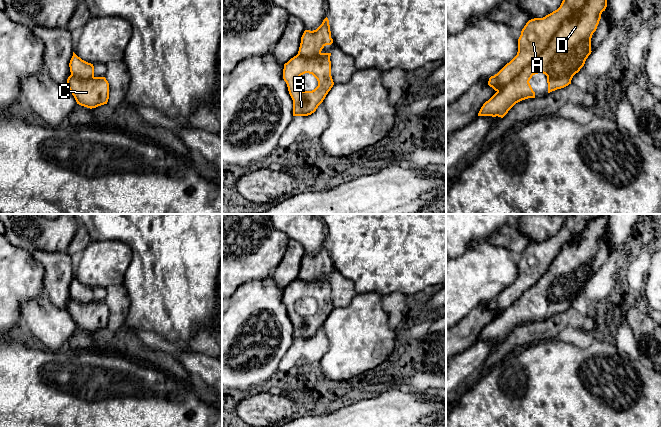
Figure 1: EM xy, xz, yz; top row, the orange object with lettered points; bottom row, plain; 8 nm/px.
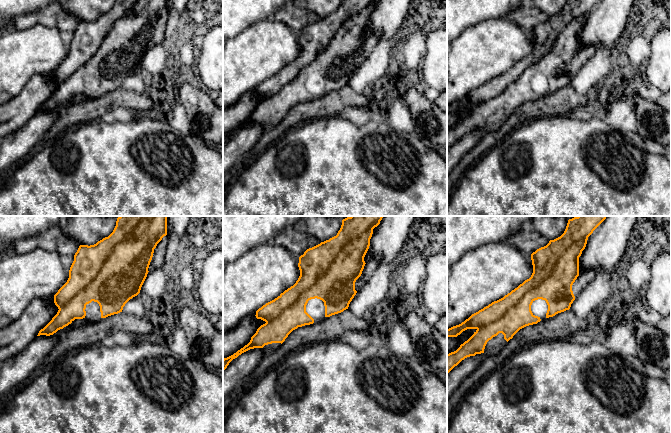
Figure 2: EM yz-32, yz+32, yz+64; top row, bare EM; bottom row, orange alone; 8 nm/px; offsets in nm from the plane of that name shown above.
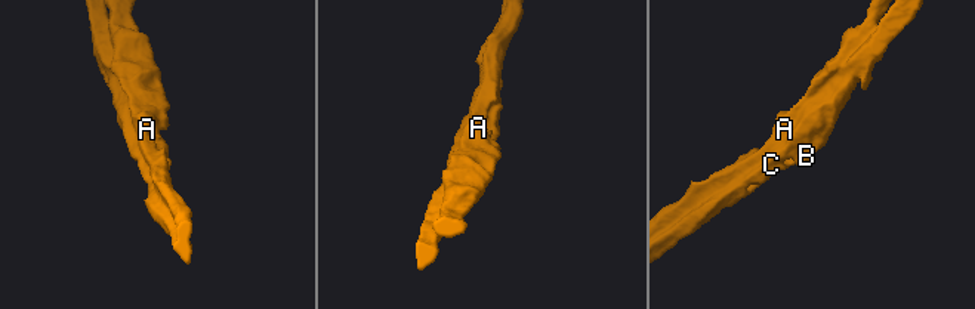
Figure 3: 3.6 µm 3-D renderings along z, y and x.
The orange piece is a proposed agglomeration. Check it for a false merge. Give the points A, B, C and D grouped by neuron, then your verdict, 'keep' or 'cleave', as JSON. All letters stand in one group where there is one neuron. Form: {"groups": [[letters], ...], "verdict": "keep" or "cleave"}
{"groups": [["A"], ["B", "C", "D"]], "verdict": "cleave"}

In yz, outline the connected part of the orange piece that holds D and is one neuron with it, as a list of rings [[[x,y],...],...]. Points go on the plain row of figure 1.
[[[603,214],[590,221],[579,235],[565,243],[549,269],[538,282],[526,290],[515,303],[511,304],[505,311],[497,315],[486,325],[481,331],[478,340],[498,340],[503,342],[516,327],[528,322],[535,322],[535,316],[529,307],[535,298],[543,297],[547,300],[548,317],[571,308],[573,300],[584,290],[586,283],[592,276],[591,262],[597,253],[602,236],[607,231],[608,219],[609,214]]]

